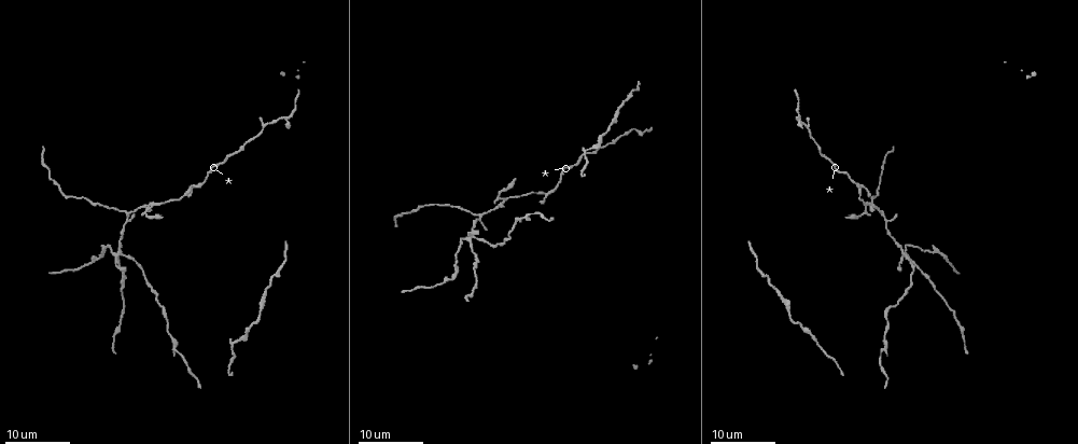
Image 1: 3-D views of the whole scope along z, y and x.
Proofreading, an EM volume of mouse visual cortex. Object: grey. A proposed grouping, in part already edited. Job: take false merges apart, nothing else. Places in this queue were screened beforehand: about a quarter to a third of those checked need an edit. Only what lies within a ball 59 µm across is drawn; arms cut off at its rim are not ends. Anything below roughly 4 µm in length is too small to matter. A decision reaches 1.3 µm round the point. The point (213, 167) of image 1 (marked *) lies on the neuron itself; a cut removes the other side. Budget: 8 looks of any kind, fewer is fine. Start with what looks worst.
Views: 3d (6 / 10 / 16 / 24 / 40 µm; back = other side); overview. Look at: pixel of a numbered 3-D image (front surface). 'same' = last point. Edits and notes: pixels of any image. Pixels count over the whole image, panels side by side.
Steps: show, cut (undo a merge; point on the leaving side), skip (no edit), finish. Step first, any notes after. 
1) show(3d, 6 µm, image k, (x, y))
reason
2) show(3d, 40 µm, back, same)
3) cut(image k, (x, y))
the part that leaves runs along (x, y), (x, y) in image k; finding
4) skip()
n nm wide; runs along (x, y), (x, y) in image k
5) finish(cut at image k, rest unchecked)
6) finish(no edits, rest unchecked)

show(3d, 16 µm, image 1, (470, 237))
four or more arms meet

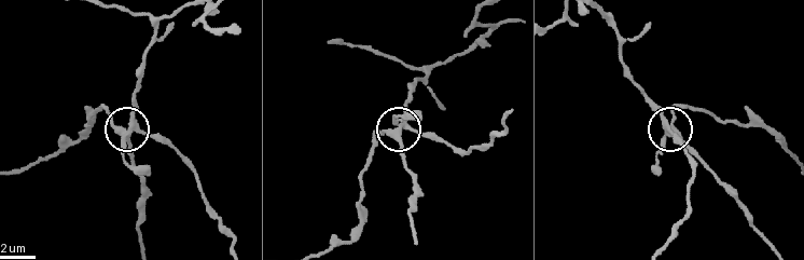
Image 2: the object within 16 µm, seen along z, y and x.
show(3d, 10 µm, image 2, (401, 126))
zoom in

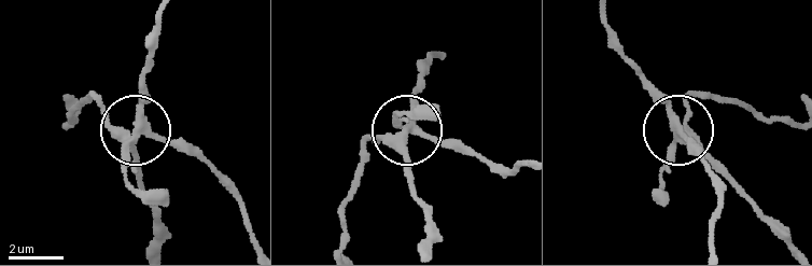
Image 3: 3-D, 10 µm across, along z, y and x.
show(3d, 10 µm, back, image 3, (680, 134))

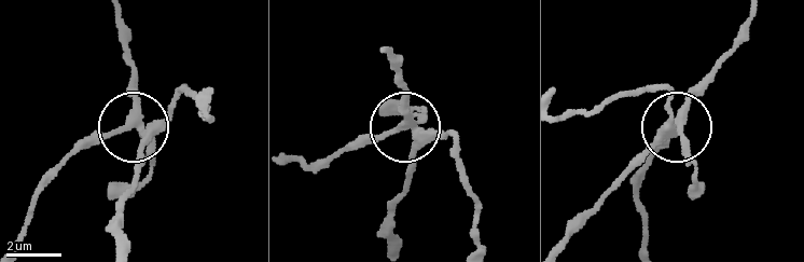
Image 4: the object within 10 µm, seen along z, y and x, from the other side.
cut(image 4, (151, 157))
5 arms; the part that leaves runs along (133, 121), (93, 137), (66, 163), (36, 205), (22, 239) in image 4; two neurons meet here

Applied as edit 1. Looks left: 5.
show(3d, 16 µm, image 1, (505, 199))
three arms meet

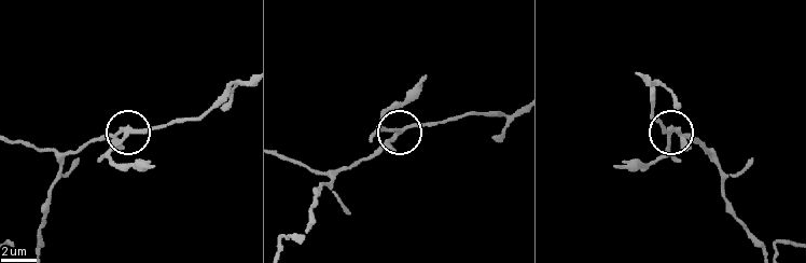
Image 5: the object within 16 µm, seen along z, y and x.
show(3d, 10 µm, image 5, (124, 132))

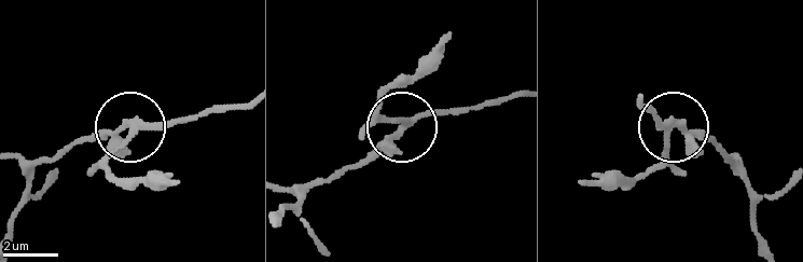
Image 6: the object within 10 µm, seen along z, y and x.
show(3d, 6 µm, image 6, (133, 125))
closer look

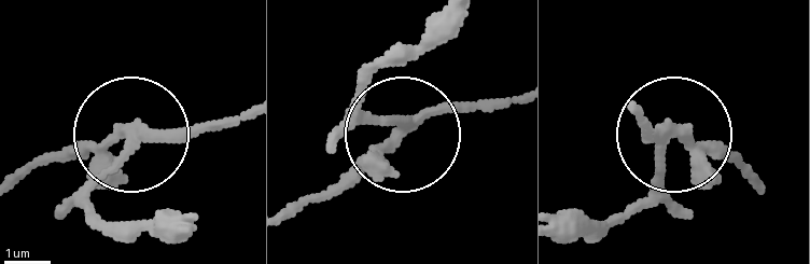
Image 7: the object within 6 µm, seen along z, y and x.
cut(image 7, (86, 188))
3 arms; a second neuron is stuck on

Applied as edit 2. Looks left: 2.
show(3d, 16 µm, image 1, (618, 137))
three arms meet

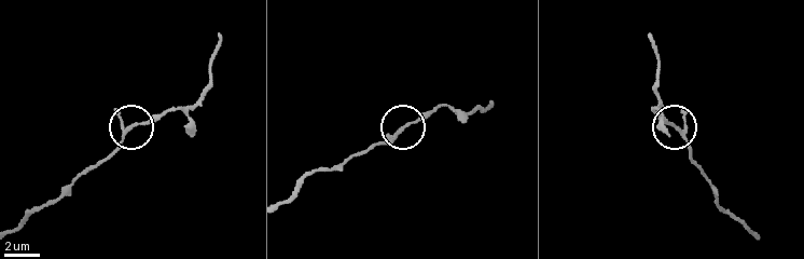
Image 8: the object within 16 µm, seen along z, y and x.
show(3d, 6 µm, image 8, (677, 127))

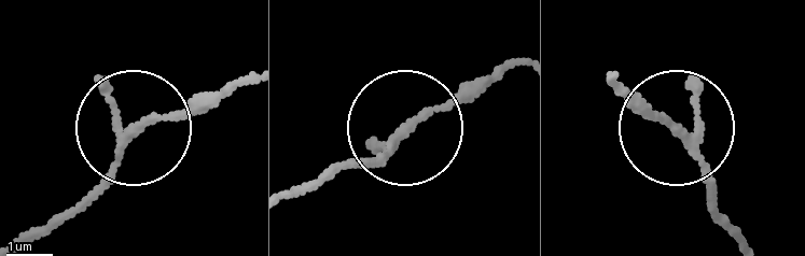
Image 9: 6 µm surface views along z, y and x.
skip()
runs along (29, 243), (134, 136), (191, 116), (222, 89) in image 9; all the same neuron

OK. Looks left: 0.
finish(cut at image 4, cut at image 7, rest unchecked)

